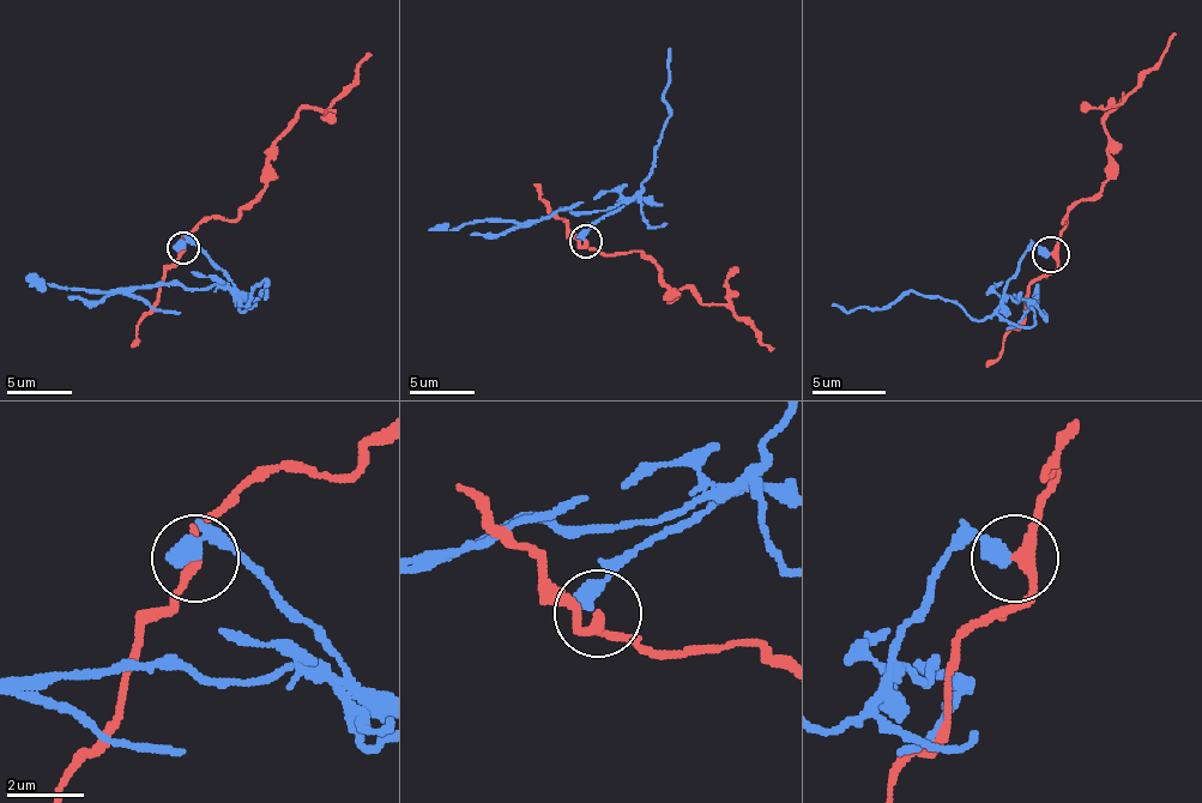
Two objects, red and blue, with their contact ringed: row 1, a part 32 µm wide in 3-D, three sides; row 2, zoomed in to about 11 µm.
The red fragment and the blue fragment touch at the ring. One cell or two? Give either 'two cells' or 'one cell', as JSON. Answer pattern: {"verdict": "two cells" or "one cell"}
{"verdict": "two cells"}

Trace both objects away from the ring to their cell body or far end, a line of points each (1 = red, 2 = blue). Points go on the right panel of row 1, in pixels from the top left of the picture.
1: (1050, 255), (1064, 225), (1061, 222), (1101, 188), (1109, 133), (1105, 119), (1160, 59), (1172, 34)
2: (1050, 255), (1032, 248), (1006, 288), (1016, 300), (1013, 296), (1032, 303), (1028, 303), (1039, 296), (1039, 288)

